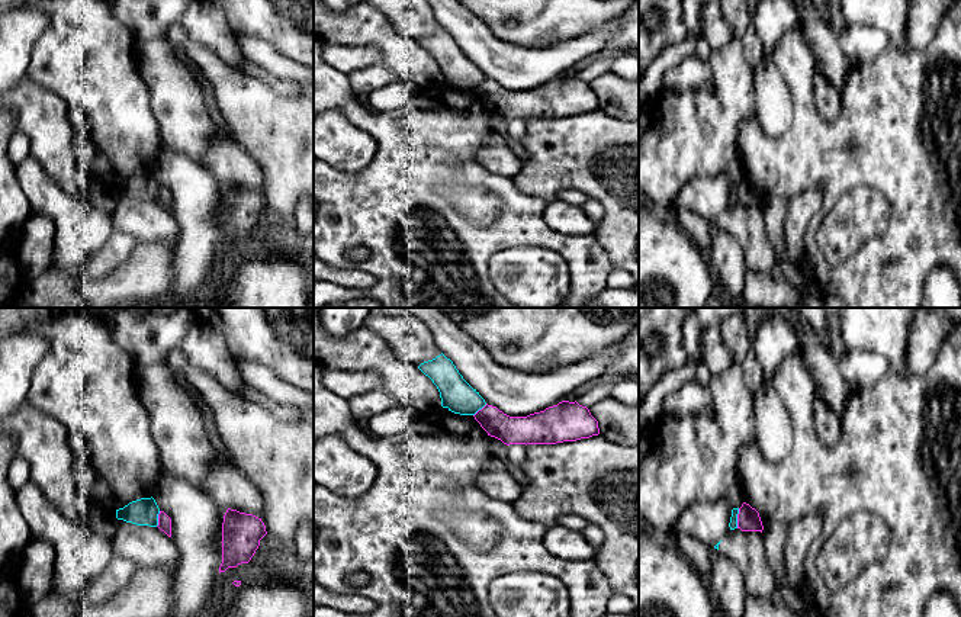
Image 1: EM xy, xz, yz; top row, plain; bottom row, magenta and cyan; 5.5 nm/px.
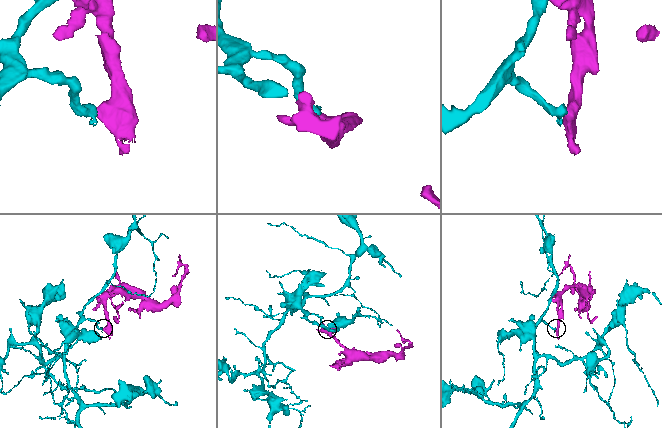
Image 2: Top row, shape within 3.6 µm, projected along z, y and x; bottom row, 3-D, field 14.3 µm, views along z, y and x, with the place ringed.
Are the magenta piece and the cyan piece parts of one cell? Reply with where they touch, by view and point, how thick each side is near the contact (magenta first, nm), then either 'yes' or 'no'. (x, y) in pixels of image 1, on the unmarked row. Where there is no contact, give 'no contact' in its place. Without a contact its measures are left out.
yz (738, 193) | 130/50 nm | no

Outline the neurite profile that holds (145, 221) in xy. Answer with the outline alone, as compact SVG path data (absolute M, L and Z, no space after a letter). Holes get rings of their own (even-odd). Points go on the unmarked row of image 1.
M125 197L113 211L115 229L132 235L138 242L180 241L180 228L158 202Z

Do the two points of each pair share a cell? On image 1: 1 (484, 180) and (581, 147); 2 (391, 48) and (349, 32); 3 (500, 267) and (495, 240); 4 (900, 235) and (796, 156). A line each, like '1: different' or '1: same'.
1: different
2: same
3: different
4: same

